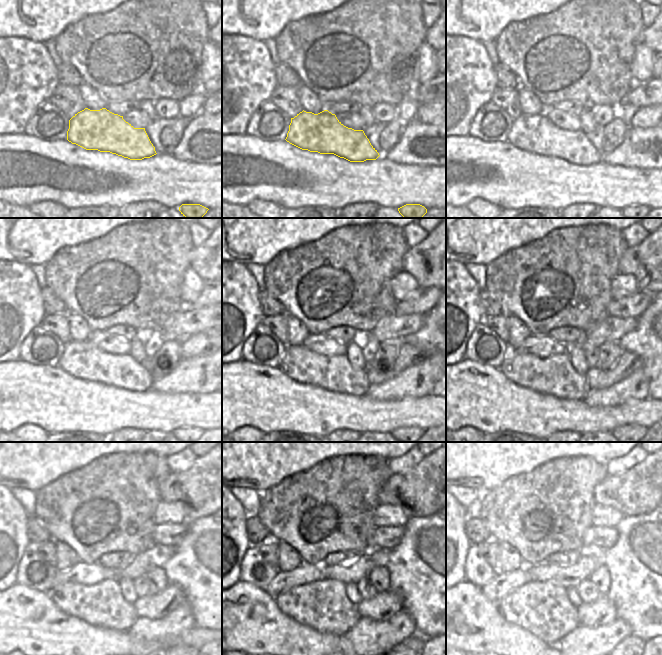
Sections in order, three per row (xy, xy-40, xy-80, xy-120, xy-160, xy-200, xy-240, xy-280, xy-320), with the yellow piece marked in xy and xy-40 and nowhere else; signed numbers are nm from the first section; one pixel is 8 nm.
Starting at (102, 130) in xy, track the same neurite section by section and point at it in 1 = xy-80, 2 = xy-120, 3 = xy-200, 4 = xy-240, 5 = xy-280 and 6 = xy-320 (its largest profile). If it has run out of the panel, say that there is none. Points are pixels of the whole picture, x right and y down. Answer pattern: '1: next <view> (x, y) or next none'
1: next xy-80 (537, 134)
2: next xy-120 (83, 360)
3: next xy-200 (555, 375)
4: next xy-240 (102, 604)
5: next xy-280 (323, 606)
6: next xy-320 (542, 608)

